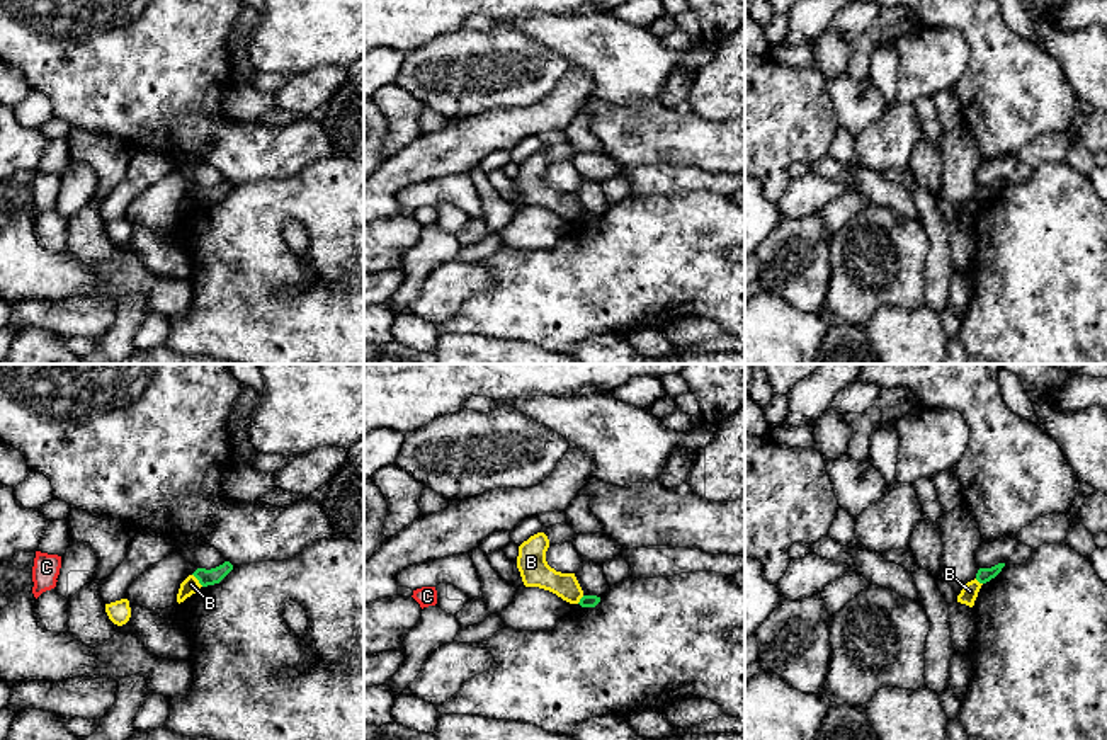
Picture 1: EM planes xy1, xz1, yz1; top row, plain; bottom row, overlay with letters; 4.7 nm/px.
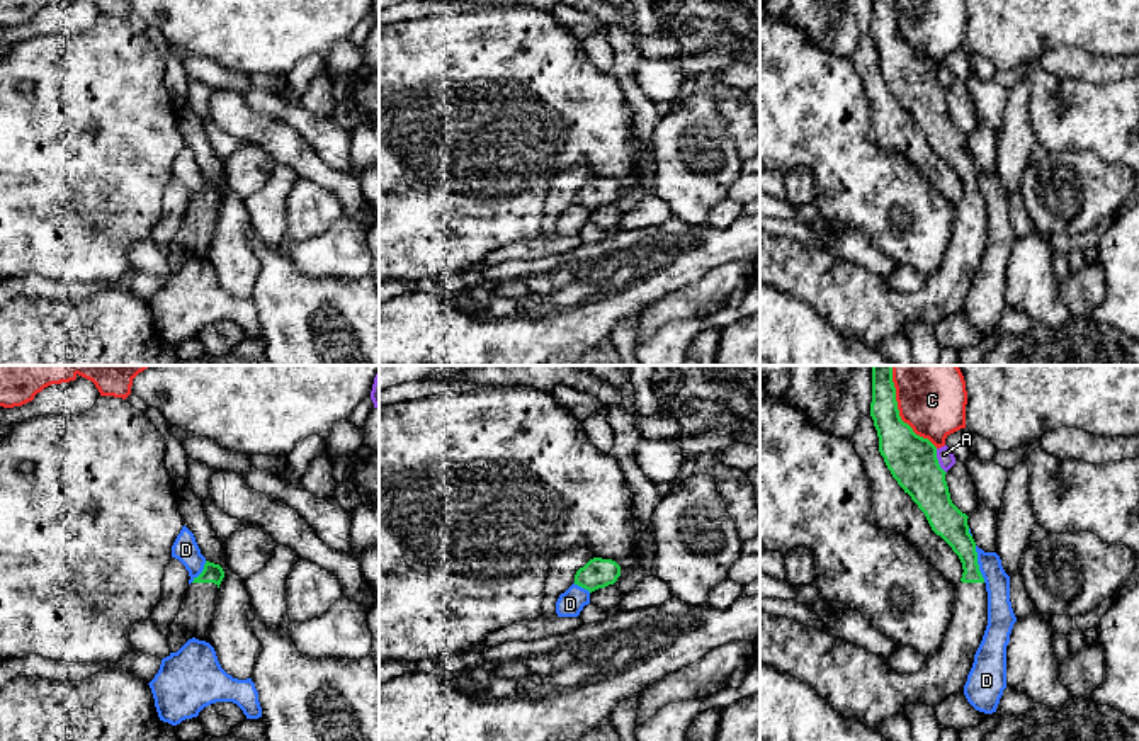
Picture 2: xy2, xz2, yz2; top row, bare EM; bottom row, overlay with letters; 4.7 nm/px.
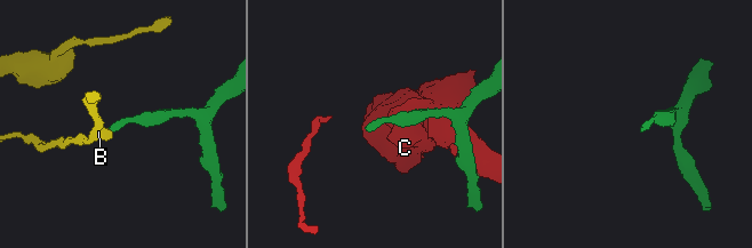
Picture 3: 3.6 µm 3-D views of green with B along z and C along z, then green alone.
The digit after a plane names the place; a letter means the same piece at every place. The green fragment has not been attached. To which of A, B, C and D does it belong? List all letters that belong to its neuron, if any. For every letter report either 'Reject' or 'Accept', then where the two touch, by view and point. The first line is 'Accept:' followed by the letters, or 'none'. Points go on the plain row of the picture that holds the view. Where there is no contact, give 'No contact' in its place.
Accept: none
A: Reject. Touches green at yz2 (937, 80)
B: Reject. Touches green at xy1 (198, 198)
C: Reject. Touches green at yz2 (900, 38)
D: Reject. Touches green at yz2 (978, 184)

